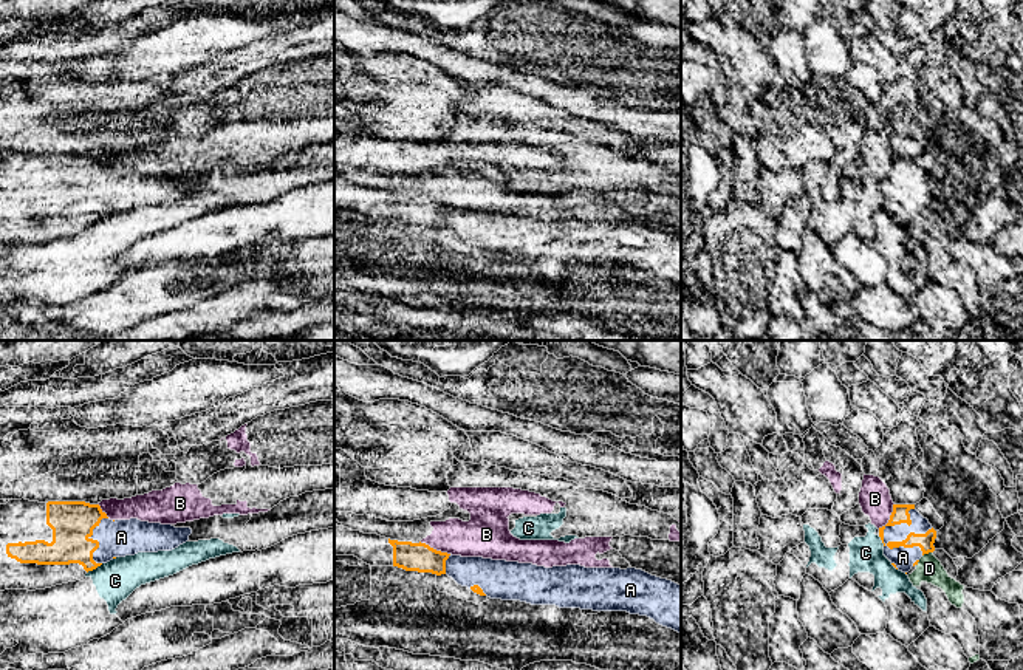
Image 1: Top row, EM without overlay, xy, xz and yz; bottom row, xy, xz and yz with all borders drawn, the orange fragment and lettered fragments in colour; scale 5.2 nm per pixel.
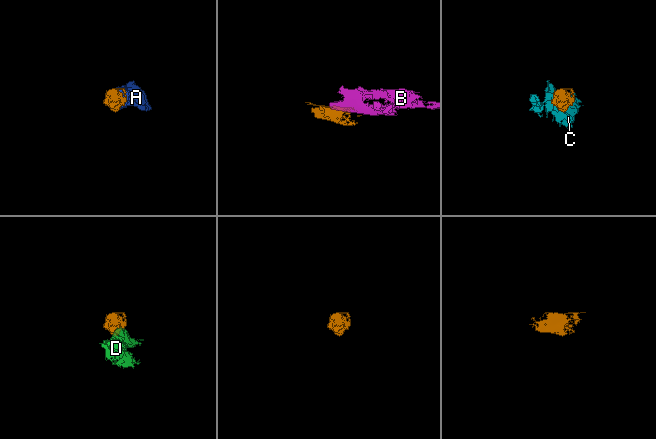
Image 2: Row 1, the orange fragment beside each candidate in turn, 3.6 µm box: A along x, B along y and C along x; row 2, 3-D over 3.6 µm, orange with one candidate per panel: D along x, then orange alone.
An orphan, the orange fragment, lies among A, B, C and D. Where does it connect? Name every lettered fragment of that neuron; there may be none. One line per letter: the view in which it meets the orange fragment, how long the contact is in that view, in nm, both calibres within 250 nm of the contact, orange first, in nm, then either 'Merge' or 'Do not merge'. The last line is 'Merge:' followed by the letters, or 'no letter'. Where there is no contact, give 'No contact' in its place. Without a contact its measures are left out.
A: Touches orange in yz. Shared border 280 nm. Thickness 80 nm (orange) against 110 nm. Merge
B: Touches orange in xz. Shared border 170 nm. Thickness 150 nm (orange) against 200 nm. Do not merge
C: Touches orange in xy. Shared border 100 nm. Thickness 200 nm (orange) against 220 nm. Do not merge
D: Touches orange in yz. Shared border 60 nm. Thickness 80 nm (orange) against 140 nm. Do not merge
Merge: A

